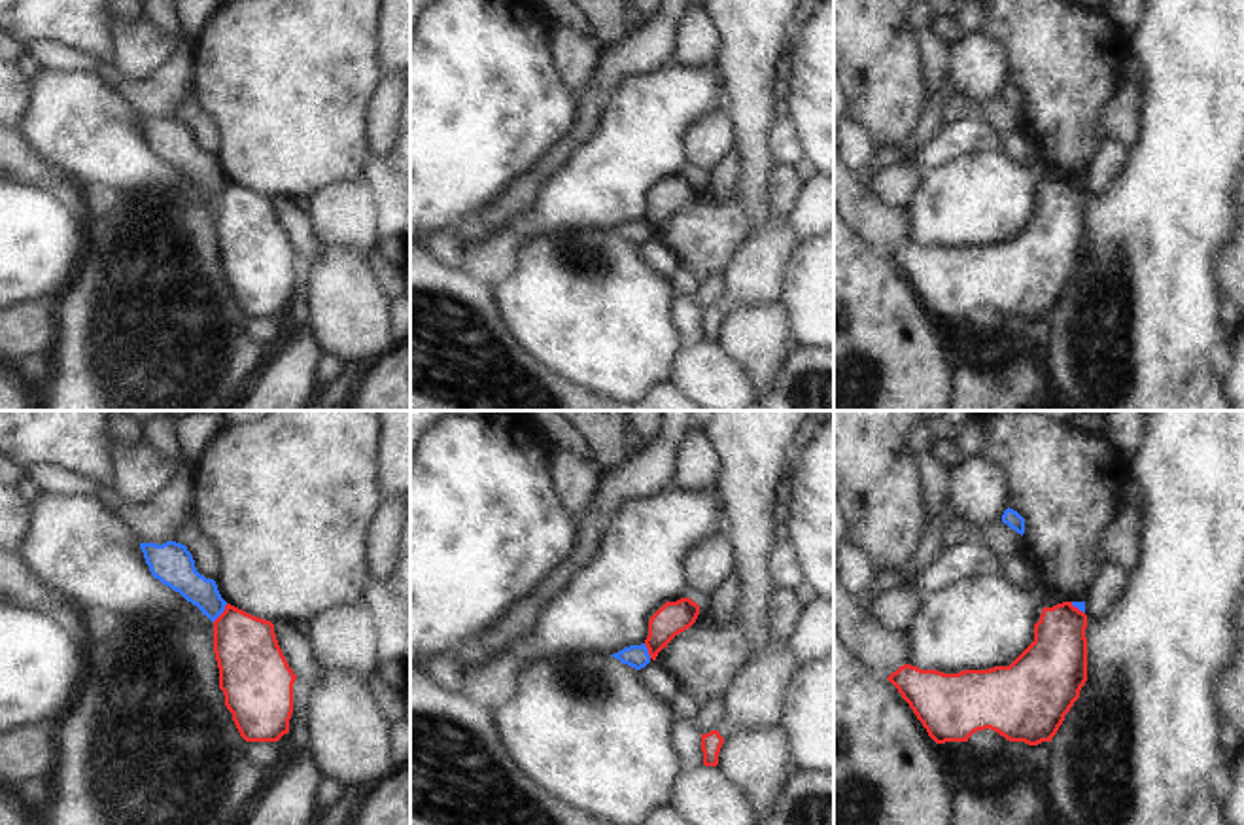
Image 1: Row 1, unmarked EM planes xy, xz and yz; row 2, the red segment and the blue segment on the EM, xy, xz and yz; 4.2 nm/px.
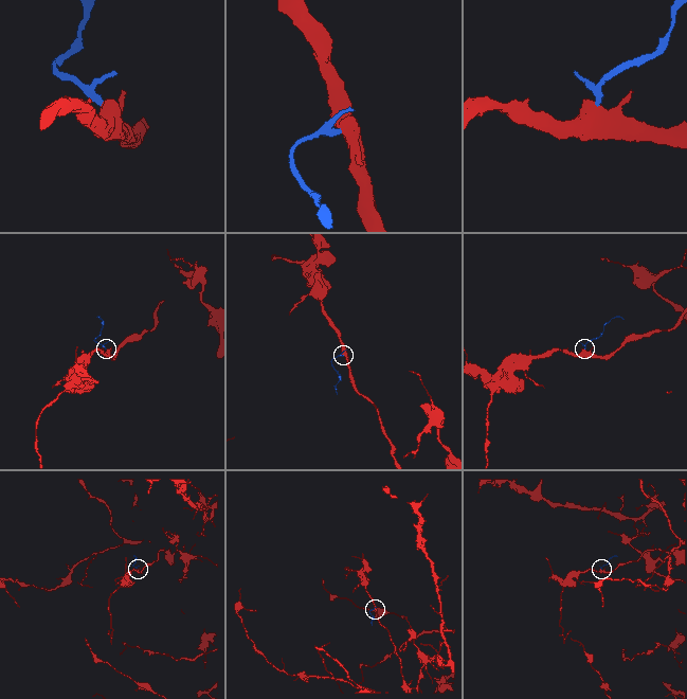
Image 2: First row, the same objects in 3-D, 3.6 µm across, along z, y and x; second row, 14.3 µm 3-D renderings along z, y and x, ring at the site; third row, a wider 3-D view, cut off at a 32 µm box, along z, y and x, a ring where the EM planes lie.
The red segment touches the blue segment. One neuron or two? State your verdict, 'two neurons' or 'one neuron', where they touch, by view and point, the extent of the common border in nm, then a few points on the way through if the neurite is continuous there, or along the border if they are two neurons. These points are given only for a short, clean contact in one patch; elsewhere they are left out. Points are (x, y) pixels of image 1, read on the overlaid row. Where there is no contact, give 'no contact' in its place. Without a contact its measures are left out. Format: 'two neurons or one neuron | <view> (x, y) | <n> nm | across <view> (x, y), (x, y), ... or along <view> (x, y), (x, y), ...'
two neurons | xy (222, 614) | 100 nm | along xy (227, 604), (212, 621)

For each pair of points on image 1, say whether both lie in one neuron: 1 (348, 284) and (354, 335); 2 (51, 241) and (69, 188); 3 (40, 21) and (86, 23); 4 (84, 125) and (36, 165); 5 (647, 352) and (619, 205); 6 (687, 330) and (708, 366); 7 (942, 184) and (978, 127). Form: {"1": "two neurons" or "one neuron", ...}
{"1": "one neuron", "2": "two neurons", "3": "one neuron", "4": "two neurons", "5": "two neurons", "6": "two neurons", "7": "two neurons"}

